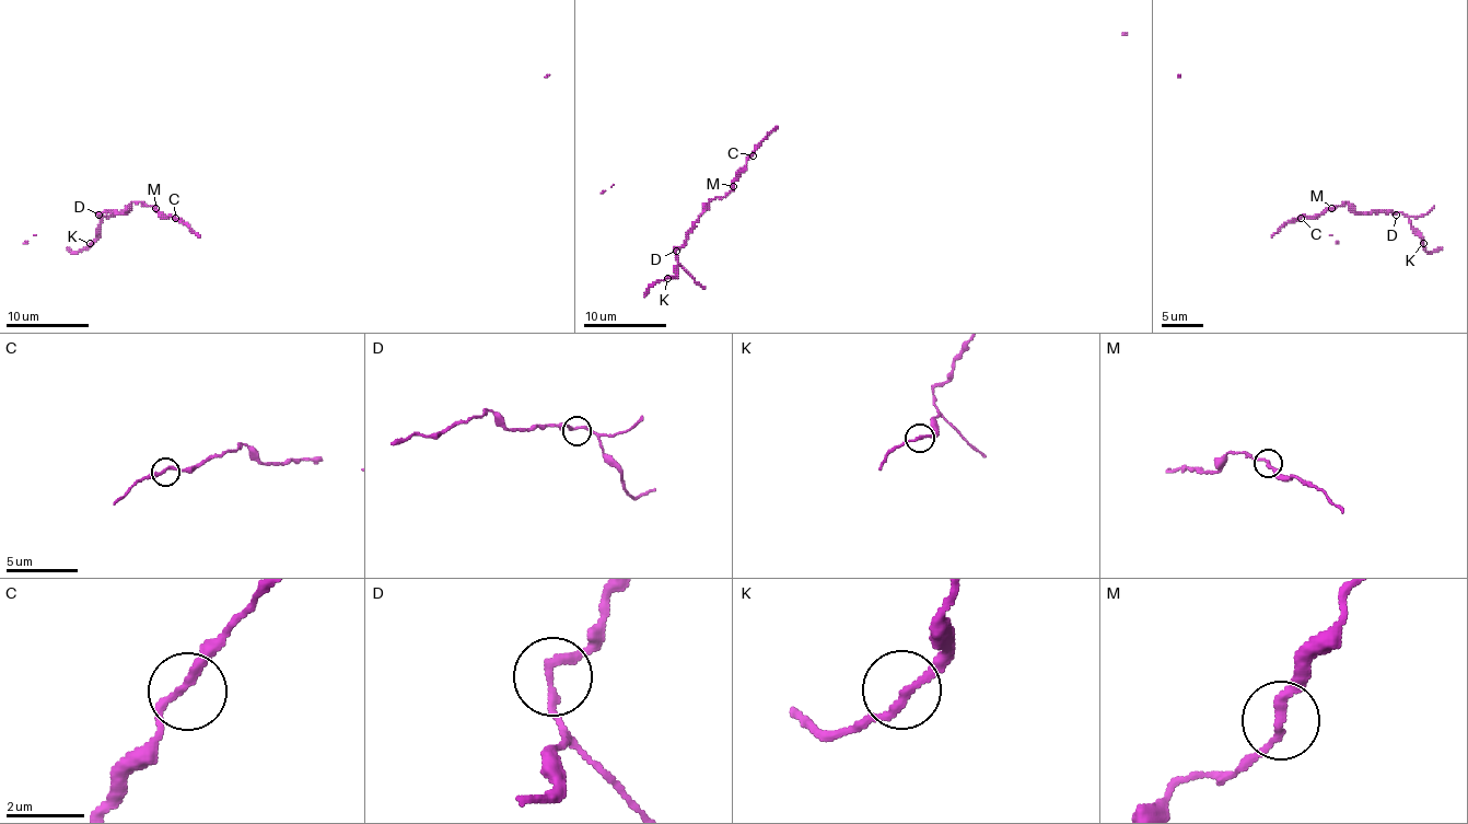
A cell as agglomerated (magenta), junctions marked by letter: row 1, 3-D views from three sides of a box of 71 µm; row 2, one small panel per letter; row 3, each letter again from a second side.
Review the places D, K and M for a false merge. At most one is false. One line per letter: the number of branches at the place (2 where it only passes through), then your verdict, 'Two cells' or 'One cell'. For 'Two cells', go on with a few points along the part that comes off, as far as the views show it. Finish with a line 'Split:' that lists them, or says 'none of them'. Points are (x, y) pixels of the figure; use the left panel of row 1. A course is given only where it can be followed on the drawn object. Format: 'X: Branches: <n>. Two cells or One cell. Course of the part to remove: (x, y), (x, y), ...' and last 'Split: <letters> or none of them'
D: Branches: 2. One cell
K: Branches: 2. One cell
M: Branches: 2. One cell
Split: none of them

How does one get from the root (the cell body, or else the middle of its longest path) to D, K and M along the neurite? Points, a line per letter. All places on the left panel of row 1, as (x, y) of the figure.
D: (200, 235), (177, 218), (164, 217), (141, 201), (134, 201), (125, 212), (98, 215)
K: (200, 235), (177, 218), (164, 217), (141, 201), (134, 201), (125, 212), (98, 212), (100, 233), (90, 243)
M: (200, 235), (156, 208)

